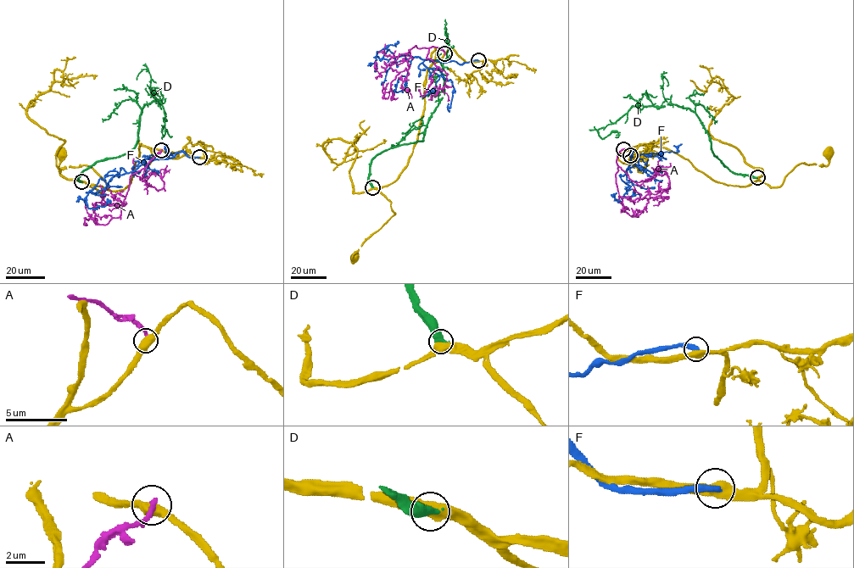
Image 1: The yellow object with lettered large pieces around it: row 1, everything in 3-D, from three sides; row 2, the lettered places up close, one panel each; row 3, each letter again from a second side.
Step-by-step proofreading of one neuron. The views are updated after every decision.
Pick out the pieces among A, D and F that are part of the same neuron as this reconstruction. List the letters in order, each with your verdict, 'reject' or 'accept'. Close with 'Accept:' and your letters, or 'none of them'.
A: reject
D: accept
F: reject
Accept: D

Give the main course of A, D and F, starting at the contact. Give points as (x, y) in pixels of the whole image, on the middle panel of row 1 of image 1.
A: (444, 53), (436, 47), (415, 46), (410, 51), (409, 68), (392, 80), (387, 98), (383, 83)
D: (372, 187), (370, 167), (376, 155), (422, 140), (443, 84), (445, 27), (449, 46), (453, 45)
F: (478, 60), (460, 64), (407, 55), (394, 57), (388, 50), (380, 58), (376, 56), (398, 41)

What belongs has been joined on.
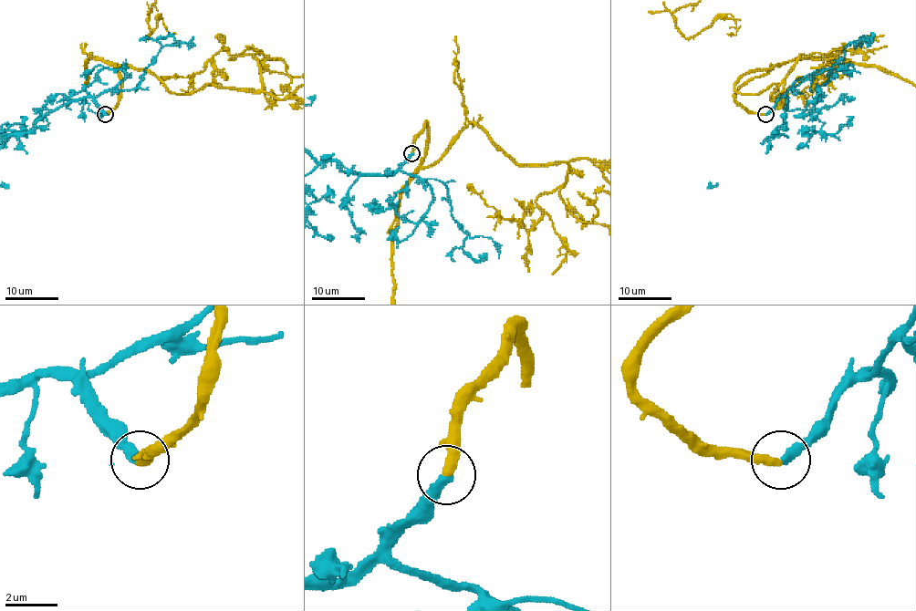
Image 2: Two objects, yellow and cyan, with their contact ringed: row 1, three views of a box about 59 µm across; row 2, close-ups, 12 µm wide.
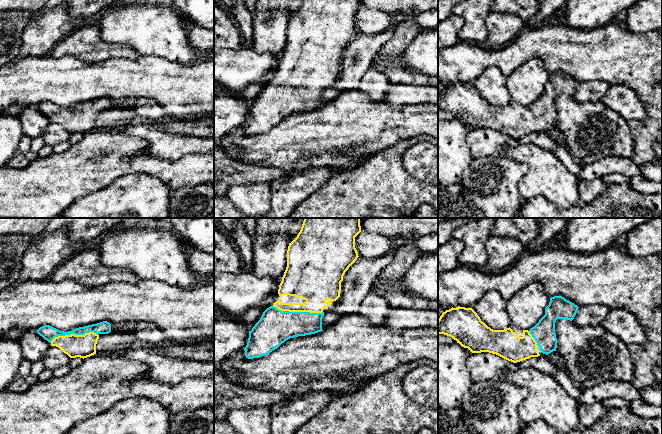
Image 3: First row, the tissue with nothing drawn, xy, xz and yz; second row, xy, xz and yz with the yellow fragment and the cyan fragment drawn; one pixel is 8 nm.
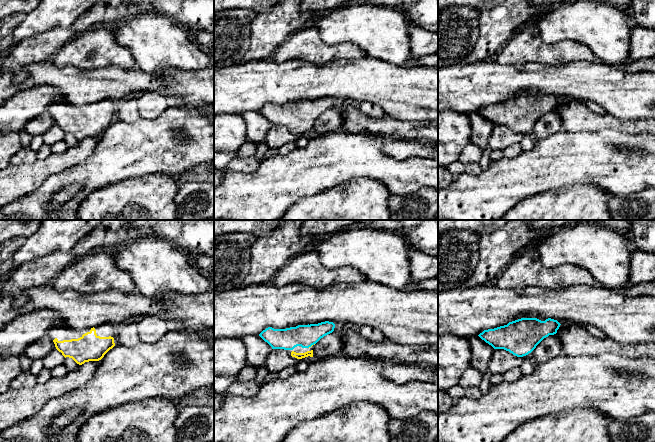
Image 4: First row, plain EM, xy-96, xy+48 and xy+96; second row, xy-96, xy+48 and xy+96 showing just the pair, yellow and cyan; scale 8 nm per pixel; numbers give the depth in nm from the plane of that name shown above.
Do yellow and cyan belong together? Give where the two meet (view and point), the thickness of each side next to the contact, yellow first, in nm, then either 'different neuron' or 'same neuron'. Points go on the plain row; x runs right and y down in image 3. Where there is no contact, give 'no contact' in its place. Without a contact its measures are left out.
meets yellow in xz at (297, 87); 280 nm thick on the yellow side, 280 nm on the other; same neuron

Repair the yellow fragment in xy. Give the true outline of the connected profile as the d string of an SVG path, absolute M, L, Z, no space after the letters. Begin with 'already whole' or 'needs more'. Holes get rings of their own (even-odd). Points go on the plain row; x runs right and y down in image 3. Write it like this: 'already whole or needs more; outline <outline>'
needs more; outline M103 97L72 107L60 107L50 101L44 101L37 109L47 116L51 122L60 124L70 134L87 134L96 130L96 120L100 110L111 108L111 100Z

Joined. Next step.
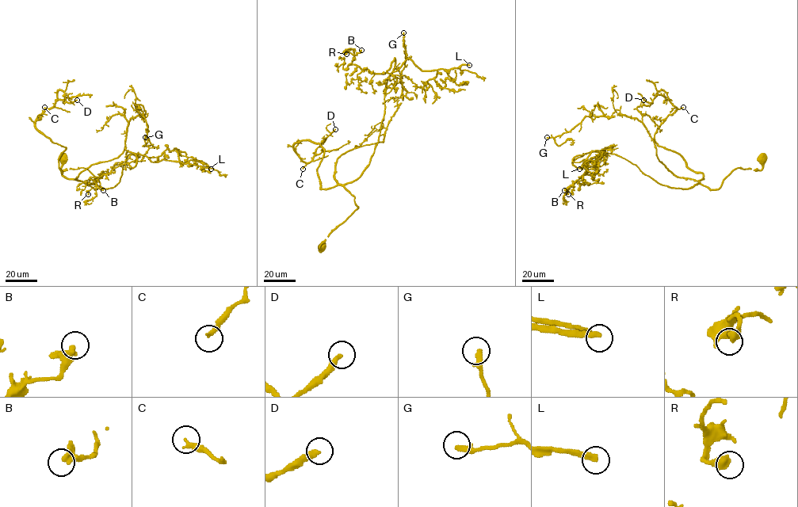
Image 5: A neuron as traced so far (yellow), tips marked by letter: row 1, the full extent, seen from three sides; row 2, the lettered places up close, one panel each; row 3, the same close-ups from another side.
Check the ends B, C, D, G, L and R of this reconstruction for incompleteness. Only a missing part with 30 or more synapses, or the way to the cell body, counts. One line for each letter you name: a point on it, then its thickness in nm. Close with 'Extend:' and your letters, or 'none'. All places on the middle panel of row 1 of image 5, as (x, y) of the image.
L: place (469, 65); calibre 280 nm
Extend: L

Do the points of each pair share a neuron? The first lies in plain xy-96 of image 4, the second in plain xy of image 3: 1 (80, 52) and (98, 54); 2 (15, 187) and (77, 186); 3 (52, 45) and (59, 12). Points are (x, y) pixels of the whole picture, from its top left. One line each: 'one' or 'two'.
1: one
2: one
3: one

